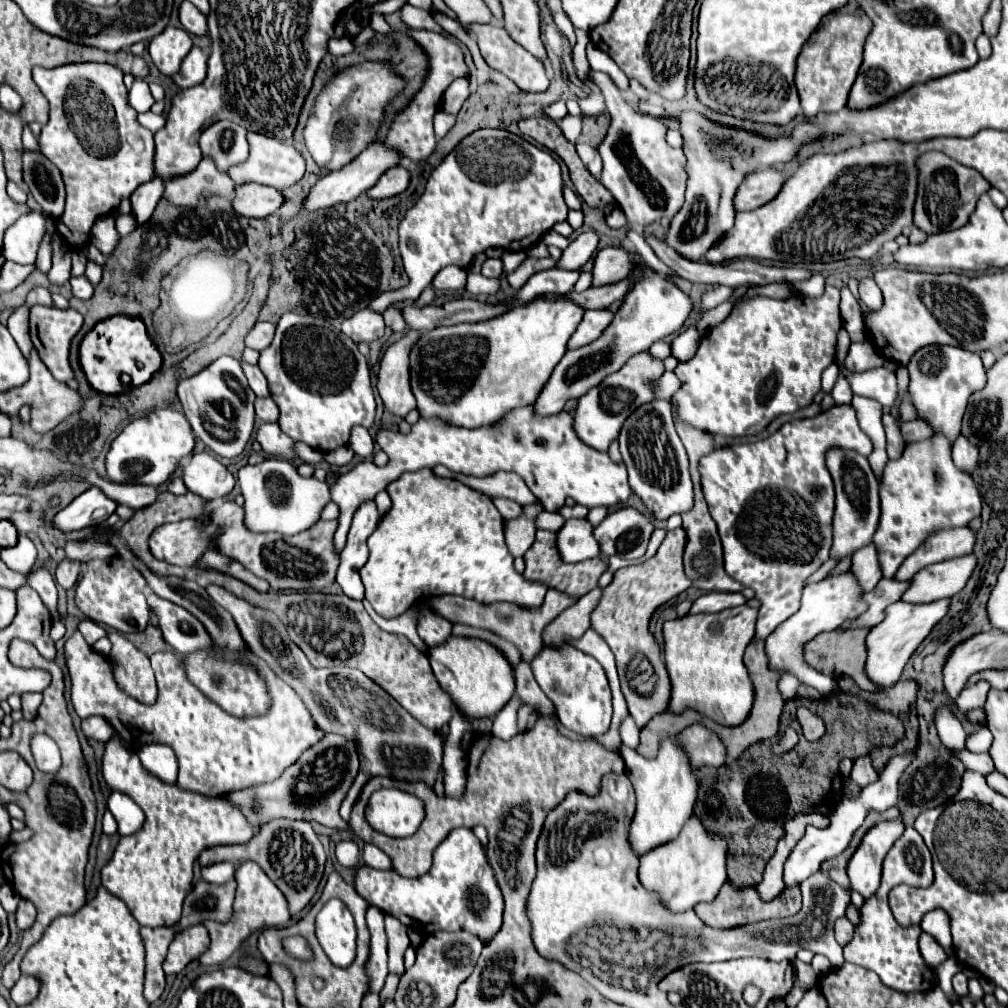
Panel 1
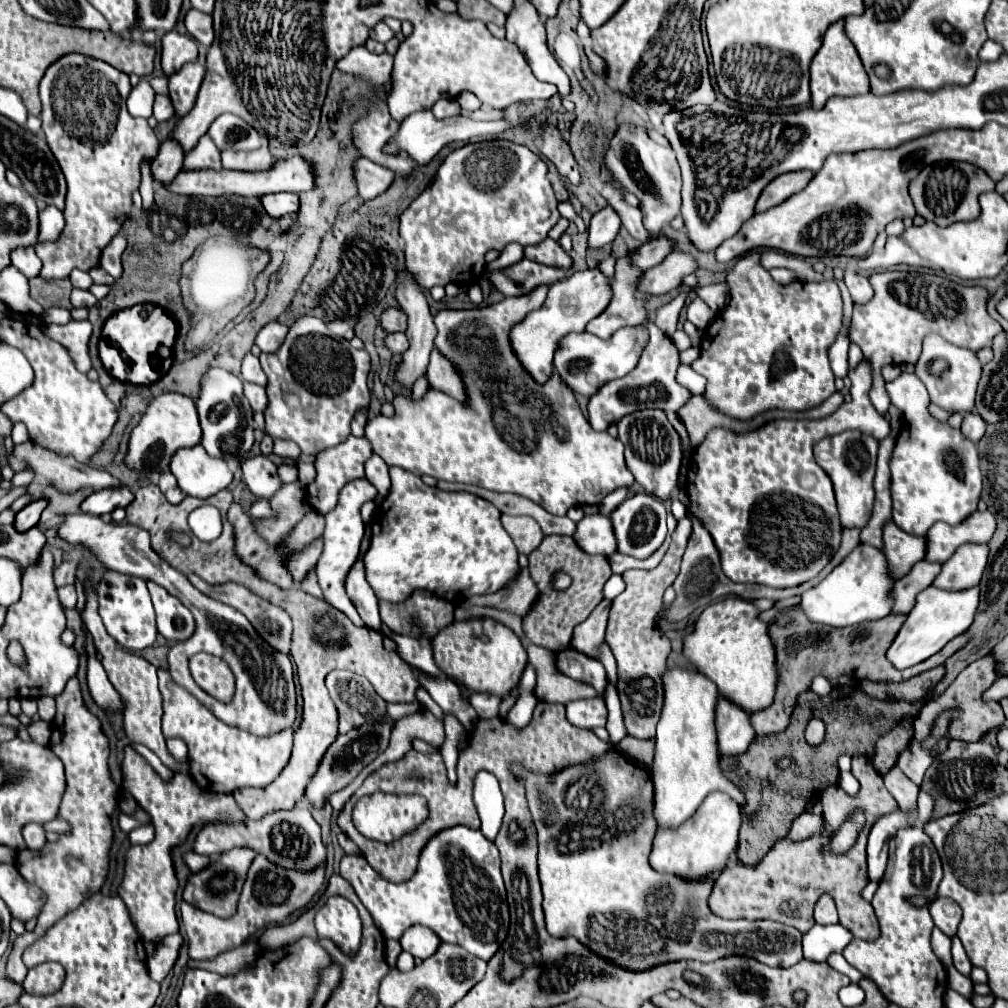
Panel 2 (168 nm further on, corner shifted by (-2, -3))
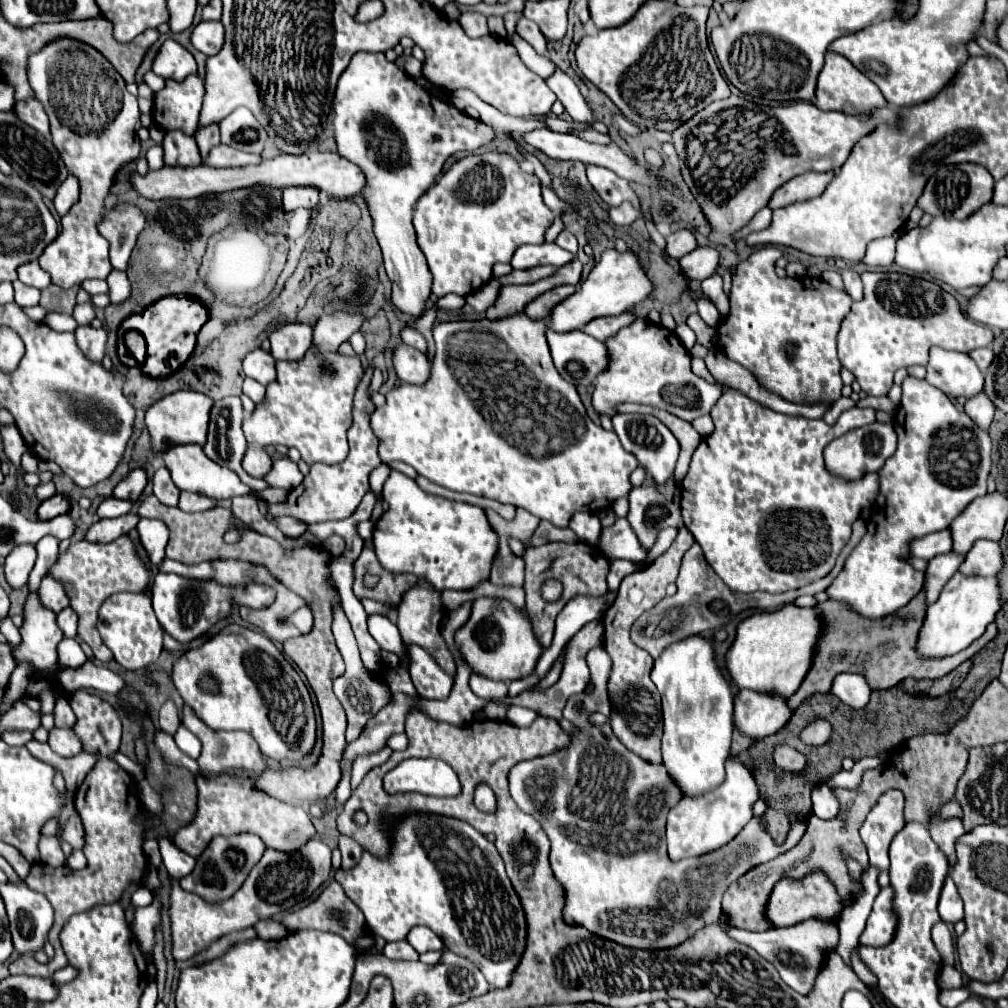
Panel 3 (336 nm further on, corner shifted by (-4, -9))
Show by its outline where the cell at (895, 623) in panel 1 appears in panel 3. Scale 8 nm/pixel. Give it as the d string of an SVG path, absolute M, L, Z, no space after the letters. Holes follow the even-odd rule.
M956 573L944 585L938 601L926 609L926 617L916 641L916 653L924 659L940 659L966 649L984 633L986 625L994 621L998 609L1000 591L996 577L966 577Z

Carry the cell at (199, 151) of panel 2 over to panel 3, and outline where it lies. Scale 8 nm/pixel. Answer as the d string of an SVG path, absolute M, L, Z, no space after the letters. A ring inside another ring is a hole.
M208 125L204 129L200 129L196 133L196 145L200 147L200 157L202 157L202 165L204 163L204 155L208 155L208 151L212 147L216 147L220 143L220 131L218 131L218 125Z

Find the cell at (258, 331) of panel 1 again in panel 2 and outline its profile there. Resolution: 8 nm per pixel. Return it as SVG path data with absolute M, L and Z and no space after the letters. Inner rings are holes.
M270 321L268 325L264 325L264 329L258 333L256 337L256 345L264 351L264 353L274 353L276 349L280 349L280 345L284 343L286 335L288 335L288 325L282 325L278 321Z

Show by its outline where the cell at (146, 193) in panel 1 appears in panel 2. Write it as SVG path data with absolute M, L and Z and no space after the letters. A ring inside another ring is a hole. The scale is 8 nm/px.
M166 139L160 143L158 155L152 161L152 173L154 179L158 183L166 183L172 181L180 169L182 169L182 161L184 161L184 149L180 147L180 143L176 139Z

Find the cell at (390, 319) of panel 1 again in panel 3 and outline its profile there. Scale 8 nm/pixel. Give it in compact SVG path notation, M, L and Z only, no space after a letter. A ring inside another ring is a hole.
M404 343L392 349L392 363L394 363L396 375L404 383L424 383L430 375L430 365L426 355Z

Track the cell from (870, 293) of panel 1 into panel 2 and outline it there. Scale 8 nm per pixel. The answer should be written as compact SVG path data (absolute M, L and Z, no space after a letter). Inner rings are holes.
M844 269L844 279L846 279L846 287L854 299L854 303L866 303L870 301L870 297L874 295L874 291L870 289L870 281L868 277L860 275L858 271L852 271L852 269Z

